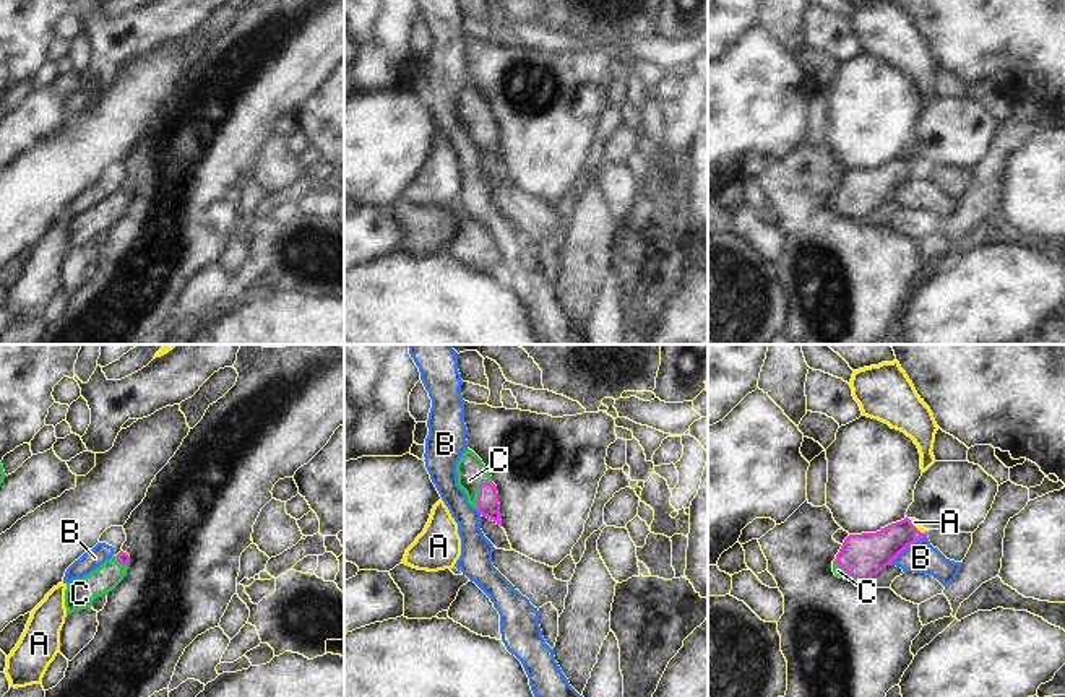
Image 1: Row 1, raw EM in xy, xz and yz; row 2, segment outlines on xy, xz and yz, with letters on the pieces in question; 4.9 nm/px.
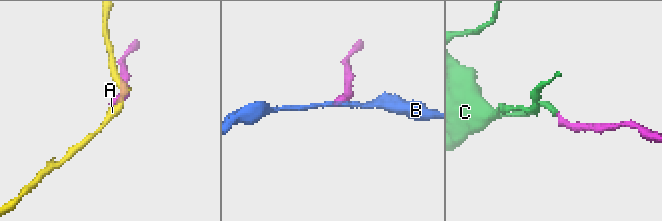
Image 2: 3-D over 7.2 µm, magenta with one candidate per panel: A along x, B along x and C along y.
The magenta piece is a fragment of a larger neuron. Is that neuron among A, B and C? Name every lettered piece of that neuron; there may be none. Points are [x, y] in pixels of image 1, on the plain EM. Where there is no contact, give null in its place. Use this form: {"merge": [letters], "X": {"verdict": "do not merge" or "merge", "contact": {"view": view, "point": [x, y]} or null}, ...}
{"merge": ["C"], "A": {"verdict": "do not merge", "contact": {"view": "yz", "point": [916, 164]}}, "B": {"verdict": "do not merge", "contact": {"view": "yz", "point": [908, 181]}}, "C": {"verdict": "merge", "contact": {"view": "xz", "point": [479, 127]}}}

